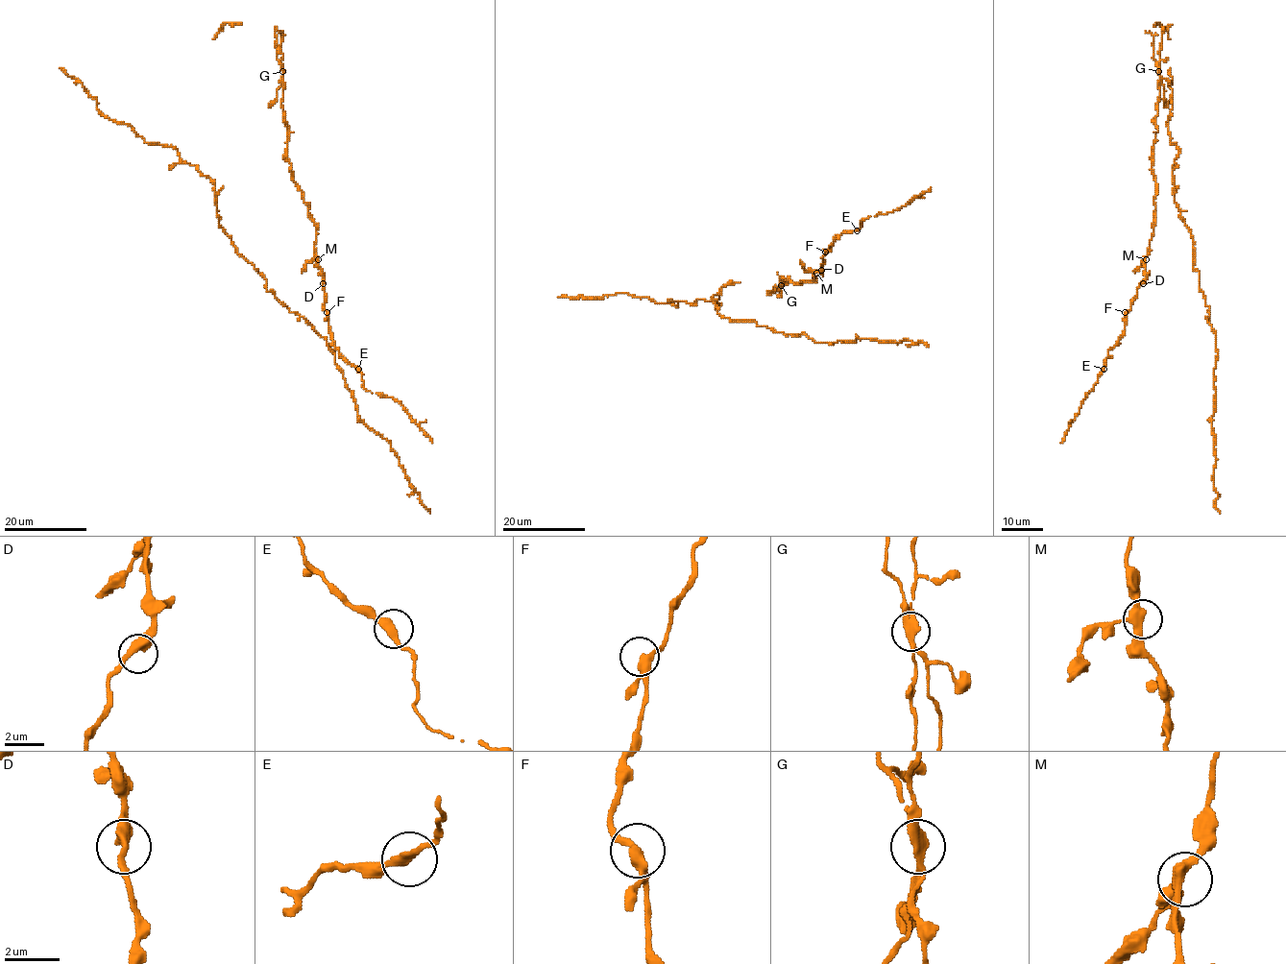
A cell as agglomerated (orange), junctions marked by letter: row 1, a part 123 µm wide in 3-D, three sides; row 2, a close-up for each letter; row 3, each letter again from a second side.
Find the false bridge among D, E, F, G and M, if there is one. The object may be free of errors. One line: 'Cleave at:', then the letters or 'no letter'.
Cleave at: G

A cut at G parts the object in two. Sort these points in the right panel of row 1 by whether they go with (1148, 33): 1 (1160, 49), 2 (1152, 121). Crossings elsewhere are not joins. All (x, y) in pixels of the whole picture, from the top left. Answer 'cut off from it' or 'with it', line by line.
1: cut off from it
2: cut off from it

